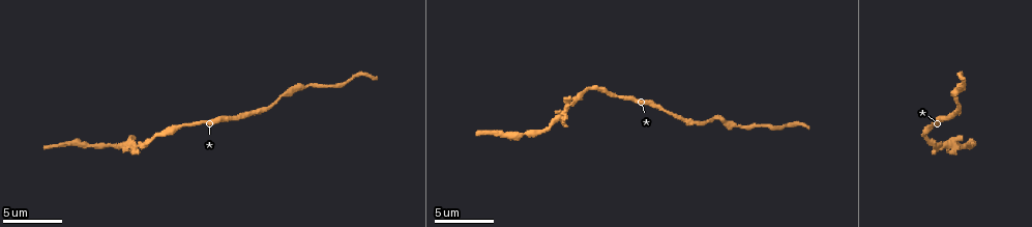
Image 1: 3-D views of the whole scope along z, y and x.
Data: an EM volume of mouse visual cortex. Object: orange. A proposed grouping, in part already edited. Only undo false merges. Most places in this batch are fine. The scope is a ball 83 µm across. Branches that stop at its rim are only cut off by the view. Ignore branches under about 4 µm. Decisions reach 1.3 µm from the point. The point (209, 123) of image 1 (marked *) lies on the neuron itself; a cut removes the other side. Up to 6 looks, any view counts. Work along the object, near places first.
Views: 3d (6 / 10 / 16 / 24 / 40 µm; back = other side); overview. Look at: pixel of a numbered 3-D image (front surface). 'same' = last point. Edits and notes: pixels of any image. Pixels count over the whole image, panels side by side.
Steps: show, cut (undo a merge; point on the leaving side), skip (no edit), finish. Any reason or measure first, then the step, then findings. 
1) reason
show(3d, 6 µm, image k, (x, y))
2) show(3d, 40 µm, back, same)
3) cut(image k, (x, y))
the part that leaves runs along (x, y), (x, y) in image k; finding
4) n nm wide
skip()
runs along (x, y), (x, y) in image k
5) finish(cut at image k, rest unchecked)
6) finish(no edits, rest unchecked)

sudden change in width
show(3d, 6 µm, image 1, (263, 109))

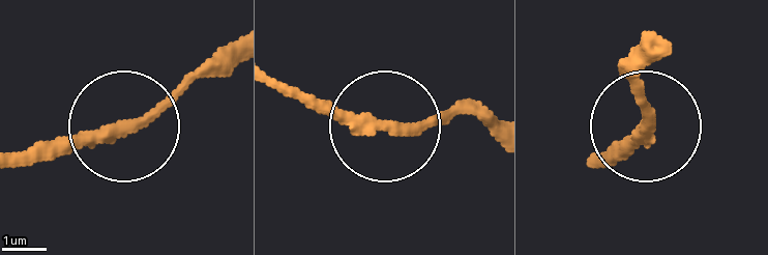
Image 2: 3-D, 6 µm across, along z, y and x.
skip()
runs along (271, 78), (393, 126), (478, 115) in image 2; one neuron here

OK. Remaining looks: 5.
sudden change in width
show(3d, 10 µm, image 1, (312, 83))

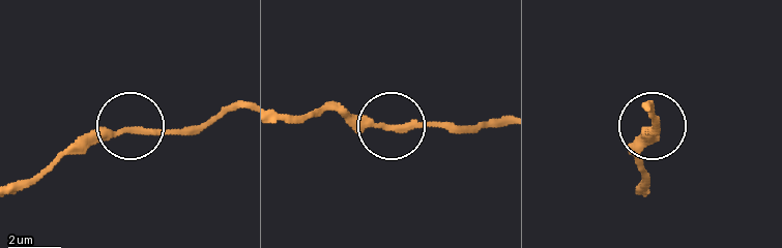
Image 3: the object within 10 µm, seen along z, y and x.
show(3d, 6 µm, image 3, (388, 126))

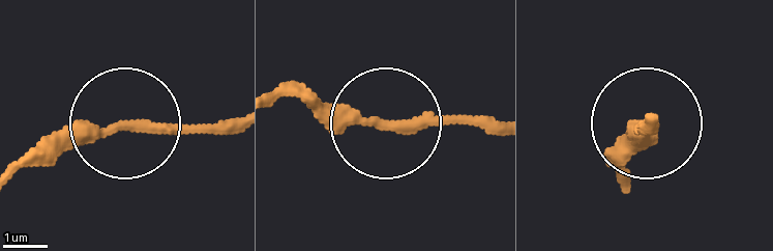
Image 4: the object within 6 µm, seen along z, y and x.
skip()
runs along (628, 178), (620, 168), (643, 145), (643, 123) in image 4; continuous, no second neuron

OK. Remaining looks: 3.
thick turns thin
show(3d, 6 µm, image 1, (146, 143))

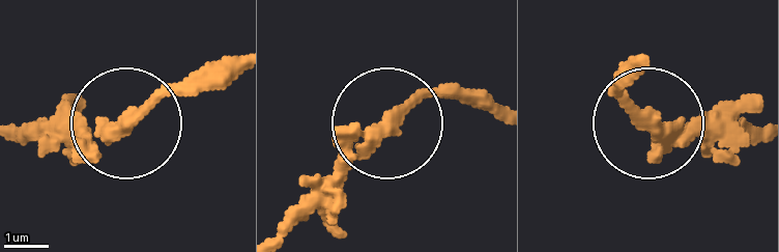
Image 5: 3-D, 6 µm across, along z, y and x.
3 arms
skip()
runs along (498, 116), (454, 98), (409, 102), (280, 228) in image 5; one neuron here

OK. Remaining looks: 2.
finish(no edits, rest unchecked)

